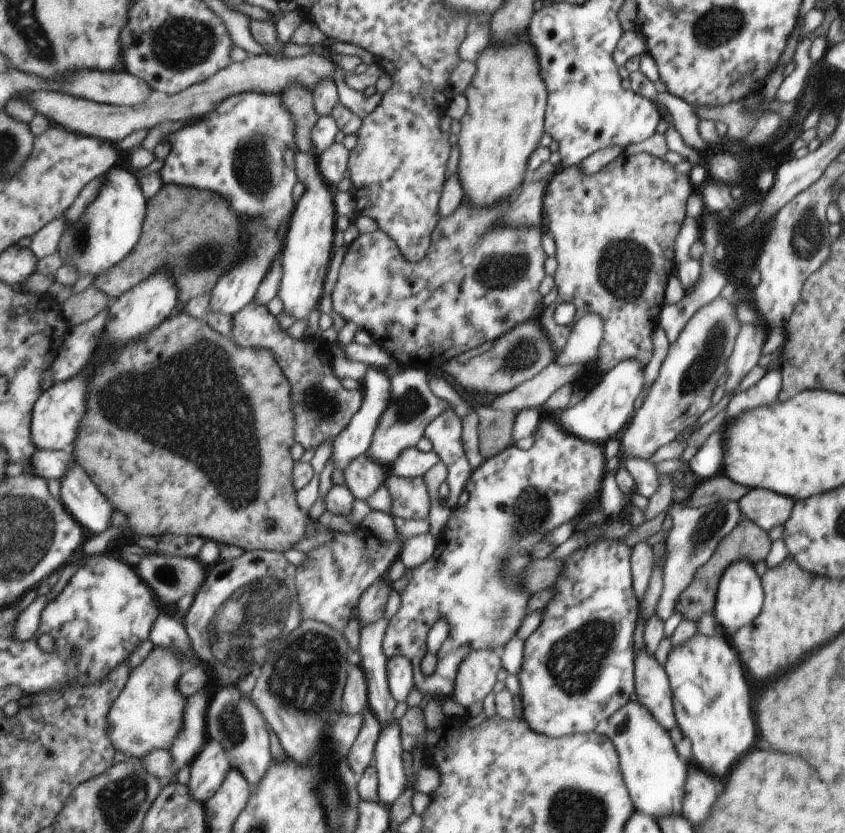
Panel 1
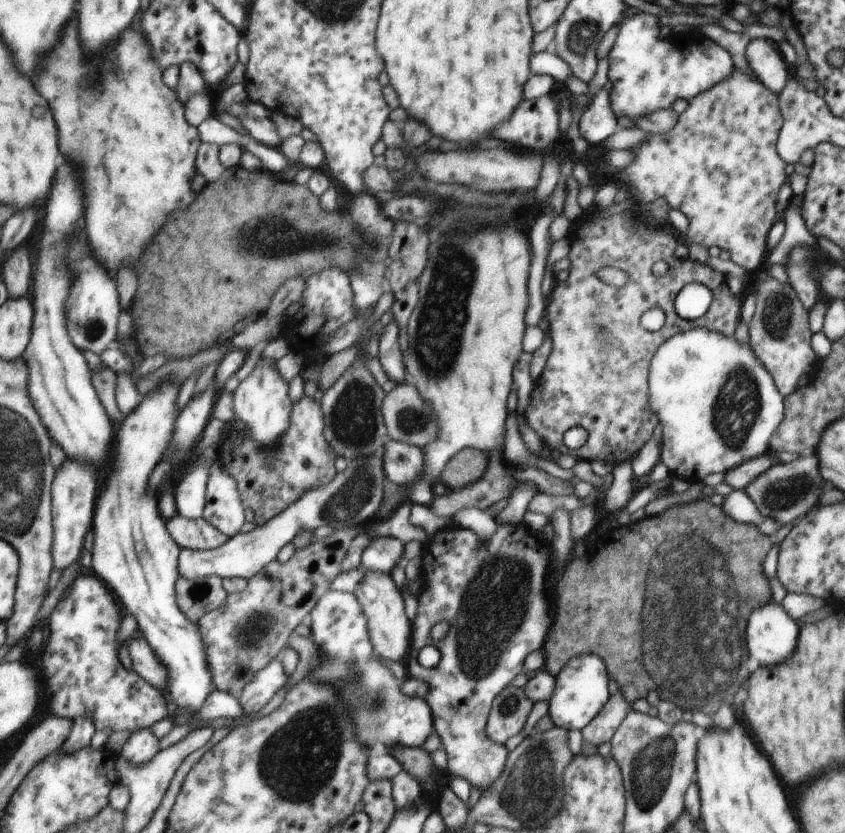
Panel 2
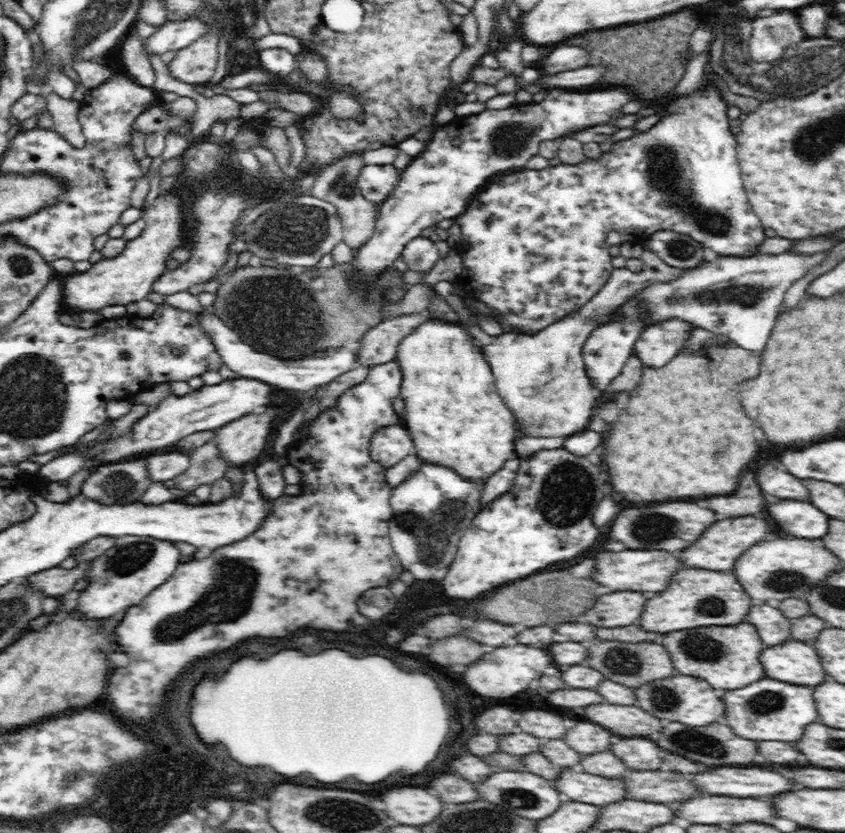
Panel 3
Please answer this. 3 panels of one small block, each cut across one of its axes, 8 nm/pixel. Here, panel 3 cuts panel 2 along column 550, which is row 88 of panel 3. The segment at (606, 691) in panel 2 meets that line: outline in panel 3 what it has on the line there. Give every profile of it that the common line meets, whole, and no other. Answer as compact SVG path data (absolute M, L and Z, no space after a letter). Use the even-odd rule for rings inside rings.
M704 79L701 87L692 96L674 97L674 100L666 106L660 120L651 128L641 133L636 133L632 137L614 141L611 143L612 150L603 153L598 159L584 159L576 164L560 163L558 166L550 166L544 170L524 170L518 174L506 174L498 182L492 182L486 186L484 194L480 198L472 198L472 206L459 217L454 218L455 223L460 226L462 240L454 247L454 251L461 256L462 270L456 283L462 293L469 295L473 299L485 302L488 308L492 309L491 317L503 327L504 332L522 333L523 335L533 335L553 322L558 322L564 317L577 312L579 308L586 304L606 284L611 272L615 269L612 265L612 246L620 245L623 242L635 242L643 244L653 232L659 230L673 230L680 234L690 236L692 240L700 242L706 248L712 248L719 255L733 257L756 256L756 247L759 246L766 235L764 227L756 213L752 210L750 201L744 188L744 181L741 178L741 169L738 164L736 154L737 140L730 131L728 125L727 103L720 93Z

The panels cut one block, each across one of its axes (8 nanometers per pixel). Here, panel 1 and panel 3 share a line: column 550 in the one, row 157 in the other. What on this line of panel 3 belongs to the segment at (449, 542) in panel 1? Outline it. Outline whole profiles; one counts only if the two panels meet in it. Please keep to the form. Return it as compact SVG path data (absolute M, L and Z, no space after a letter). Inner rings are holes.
M554 87L554 90L548 92L548 96L544 98L542 104L524 104L524 106L516 104L516 106L501 110L486 109L474 116L454 117L445 125L436 127L425 150L413 158L411 164L401 171L402 177L399 184L391 192L391 196L379 204L373 235L361 245L354 262L352 262L354 269L356 269L356 274L352 277L354 279L367 279L369 275L371 280L376 275L381 274L381 271L386 271L389 266L393 266L392 263L401 255L406 244L413 238L420 237L420 232L424 228L428 228L440 220L459 217L466 212L470 198L476 192L484 190L494 176L506 175L506 172L524 168L526 162L538 154L538 144L542 140L554 140L554 138L566 136L568 132L574 132L574 130L580 130L586 126L594 126L594 124L604 124L612 118L618 118L618 116L622 116L618 112L618 108L630 100L632 100L632 94L624 88L582 94L582 92L556 90ZM458 136L460 136L460 146L454 144L454 140Z

